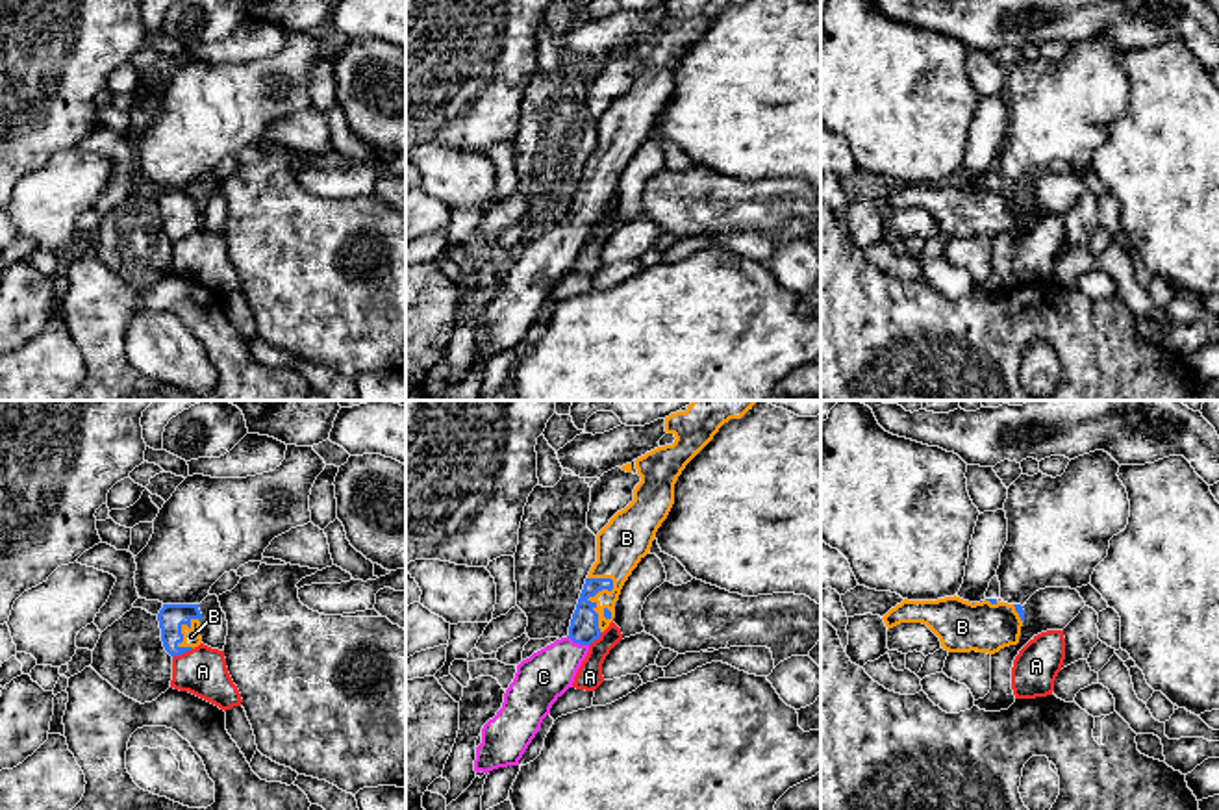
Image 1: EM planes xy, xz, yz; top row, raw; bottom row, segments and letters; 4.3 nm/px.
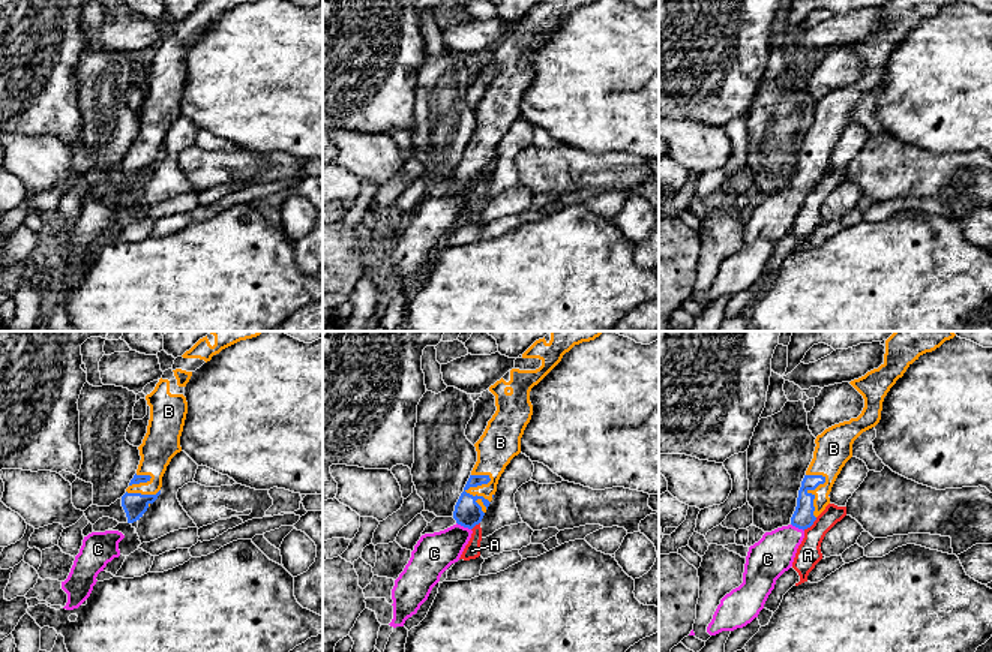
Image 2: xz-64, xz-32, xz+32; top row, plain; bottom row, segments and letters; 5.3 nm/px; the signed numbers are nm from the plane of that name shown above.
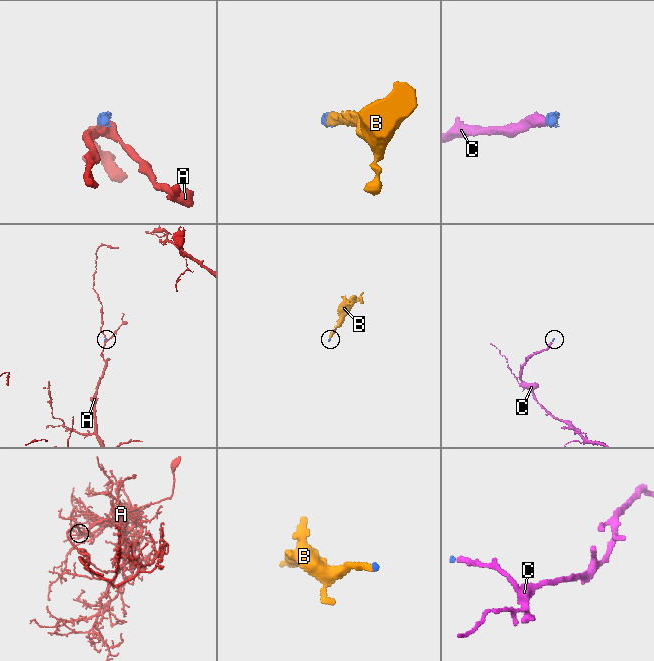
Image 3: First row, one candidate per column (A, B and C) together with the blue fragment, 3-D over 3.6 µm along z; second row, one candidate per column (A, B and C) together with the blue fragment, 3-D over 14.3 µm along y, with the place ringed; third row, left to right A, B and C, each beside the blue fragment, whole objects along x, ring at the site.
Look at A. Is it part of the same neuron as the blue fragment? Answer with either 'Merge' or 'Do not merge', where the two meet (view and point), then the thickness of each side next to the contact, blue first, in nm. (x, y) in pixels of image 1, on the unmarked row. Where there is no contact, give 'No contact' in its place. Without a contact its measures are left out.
Do not merge. Touches blue at xy (182, 238). Thickness 120 nm (blue) against 220 nm

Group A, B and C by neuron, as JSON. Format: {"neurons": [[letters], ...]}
{"neurons": [["A"], ["B", "C"]]}

